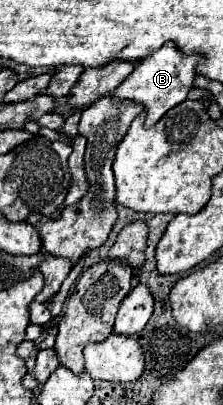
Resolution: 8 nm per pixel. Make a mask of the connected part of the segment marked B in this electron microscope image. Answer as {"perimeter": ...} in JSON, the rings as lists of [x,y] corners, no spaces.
{"perimeter":[[[169,41],[159,51],[155,51],[151,57],[137,63],[135,71],[113,91],[117,99],[133,99],[145,105],[147,121],[145,127],[155,125],[169,109],[179,105],[187,99],[187,93],[193,87],[193,81],[197,77],[197,63],[201,63],[201,55],[181,55],[181,49]]]}

